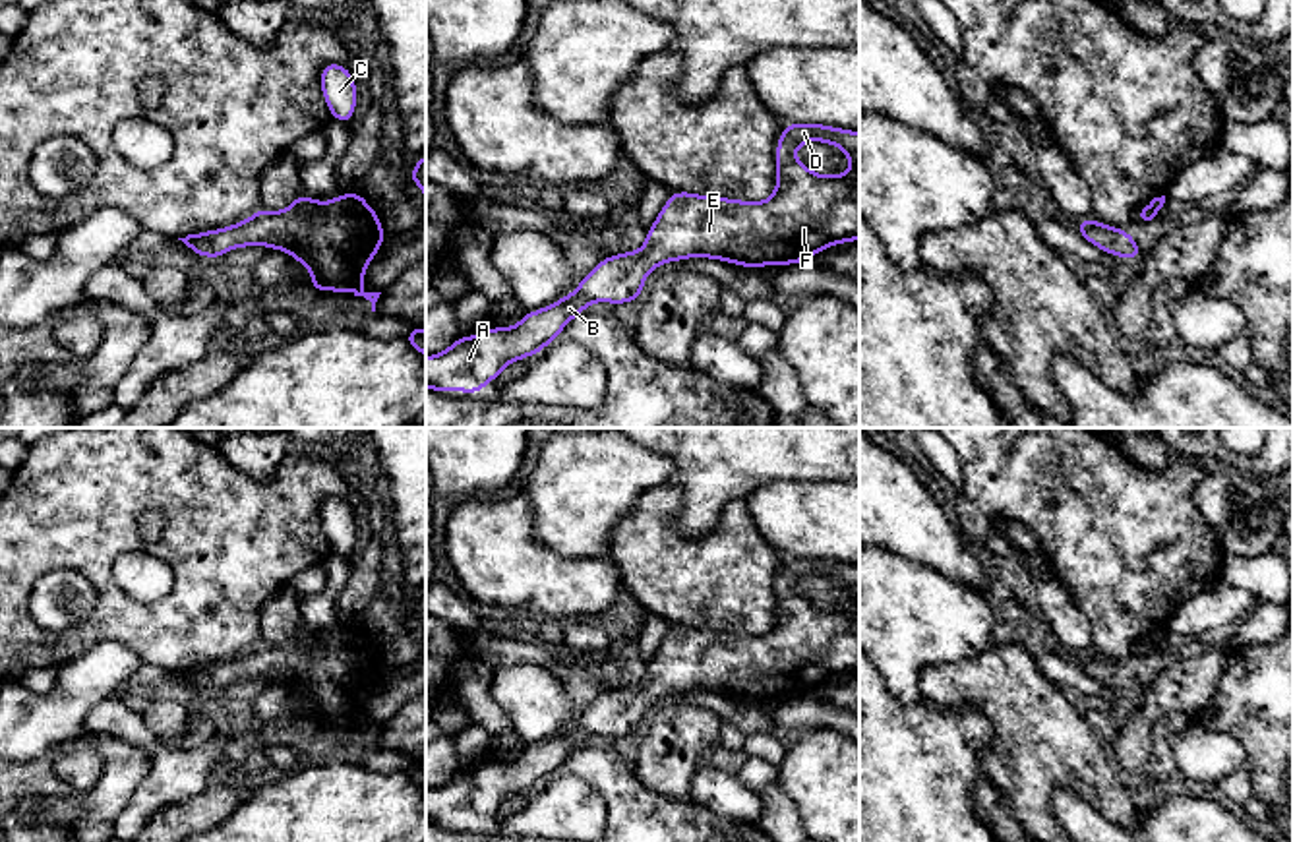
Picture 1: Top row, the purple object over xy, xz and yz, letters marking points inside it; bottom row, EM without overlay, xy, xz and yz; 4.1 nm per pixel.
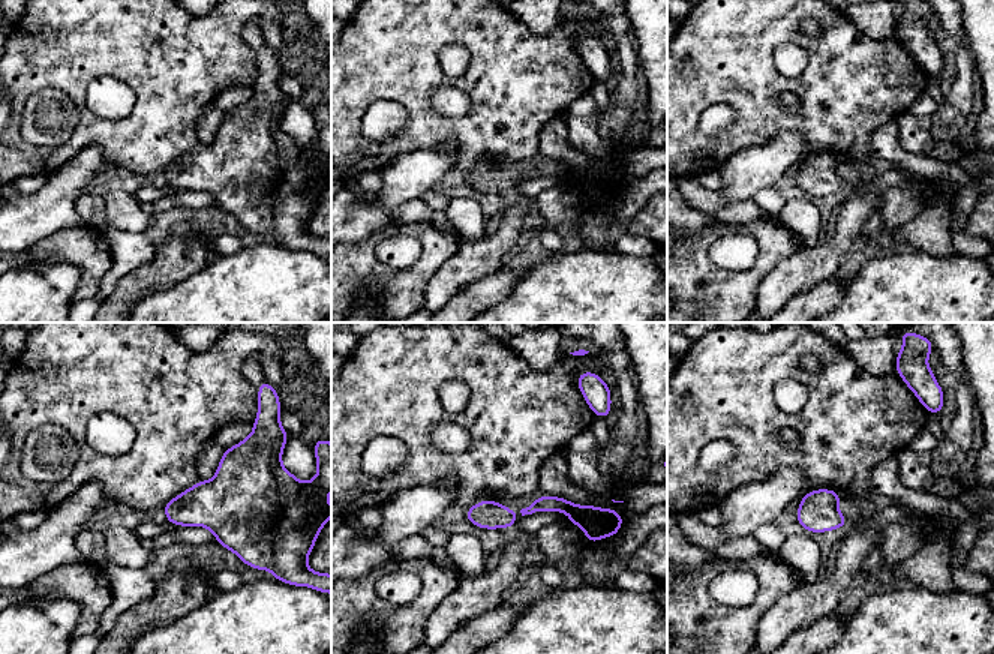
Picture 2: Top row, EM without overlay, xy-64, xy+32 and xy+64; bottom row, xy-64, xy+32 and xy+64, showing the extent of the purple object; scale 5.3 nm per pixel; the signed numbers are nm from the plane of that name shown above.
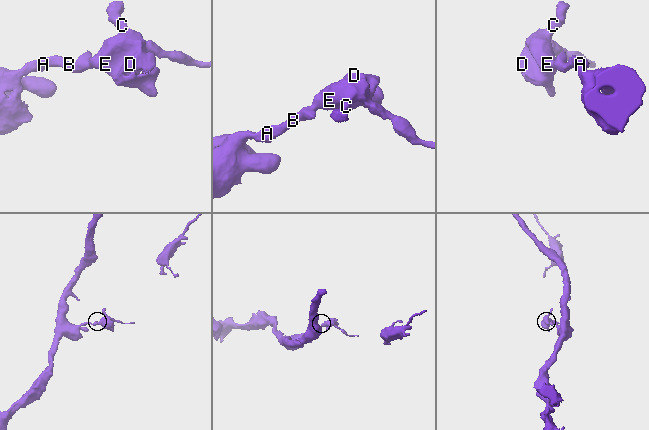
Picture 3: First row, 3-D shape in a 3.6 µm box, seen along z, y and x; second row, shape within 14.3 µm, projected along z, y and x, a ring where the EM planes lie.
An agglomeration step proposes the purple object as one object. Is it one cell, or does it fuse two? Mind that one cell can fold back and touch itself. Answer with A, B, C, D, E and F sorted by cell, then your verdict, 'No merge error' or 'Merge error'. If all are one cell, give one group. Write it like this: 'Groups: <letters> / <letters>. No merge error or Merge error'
Groups: A B C D E F. No merge error

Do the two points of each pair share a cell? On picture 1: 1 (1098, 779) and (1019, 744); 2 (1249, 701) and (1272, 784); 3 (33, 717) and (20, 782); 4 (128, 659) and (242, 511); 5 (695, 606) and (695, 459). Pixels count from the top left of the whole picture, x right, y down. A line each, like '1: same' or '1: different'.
1: same
2: same
3: different
4: different
5: different

